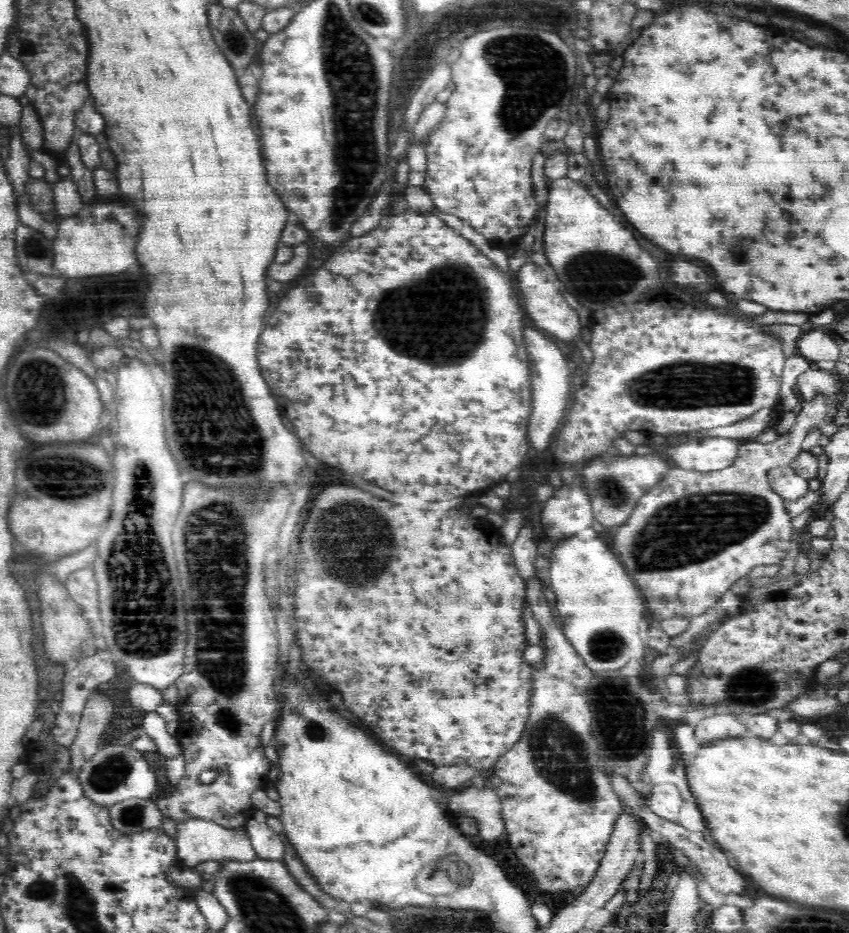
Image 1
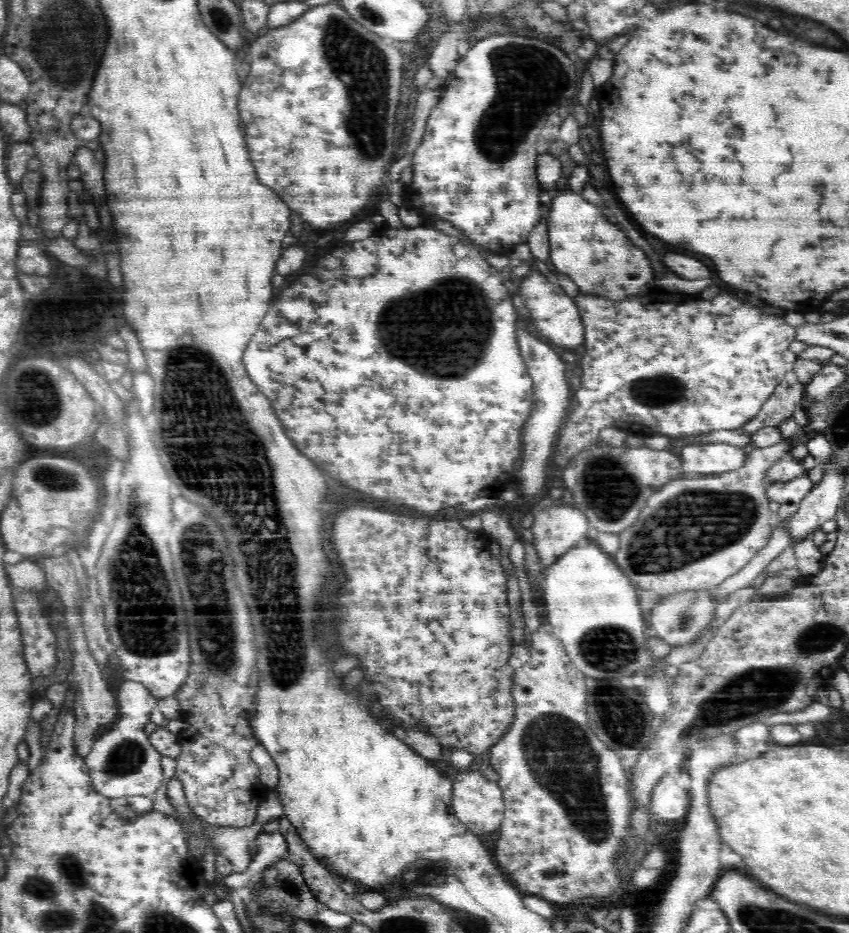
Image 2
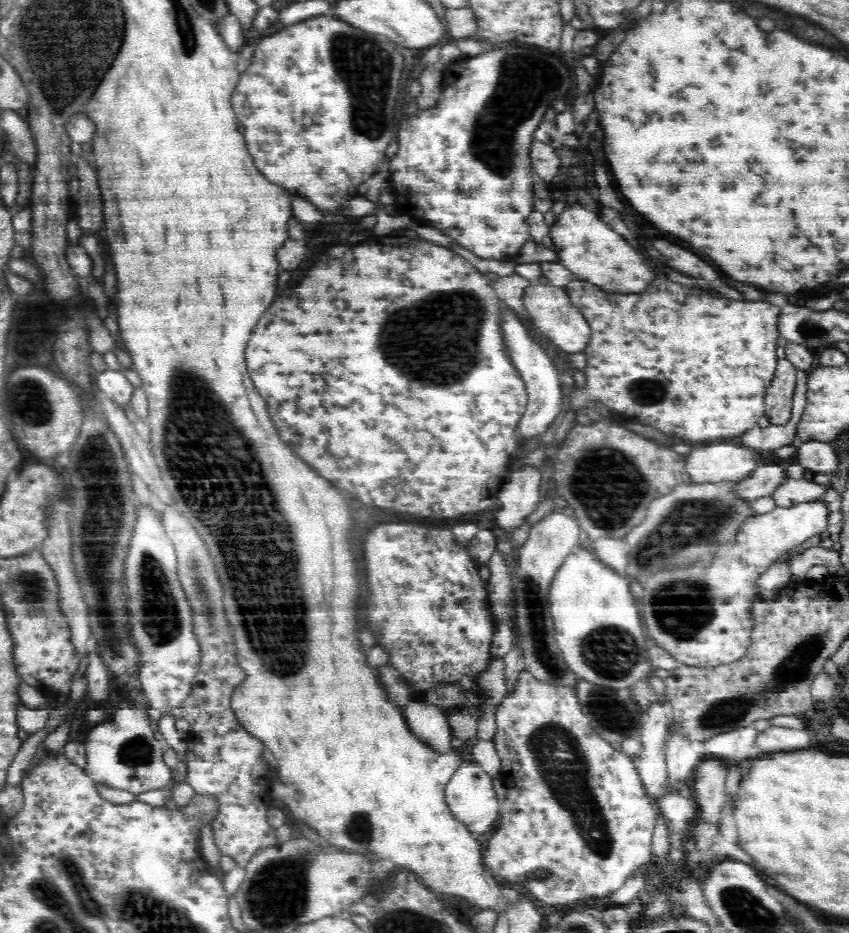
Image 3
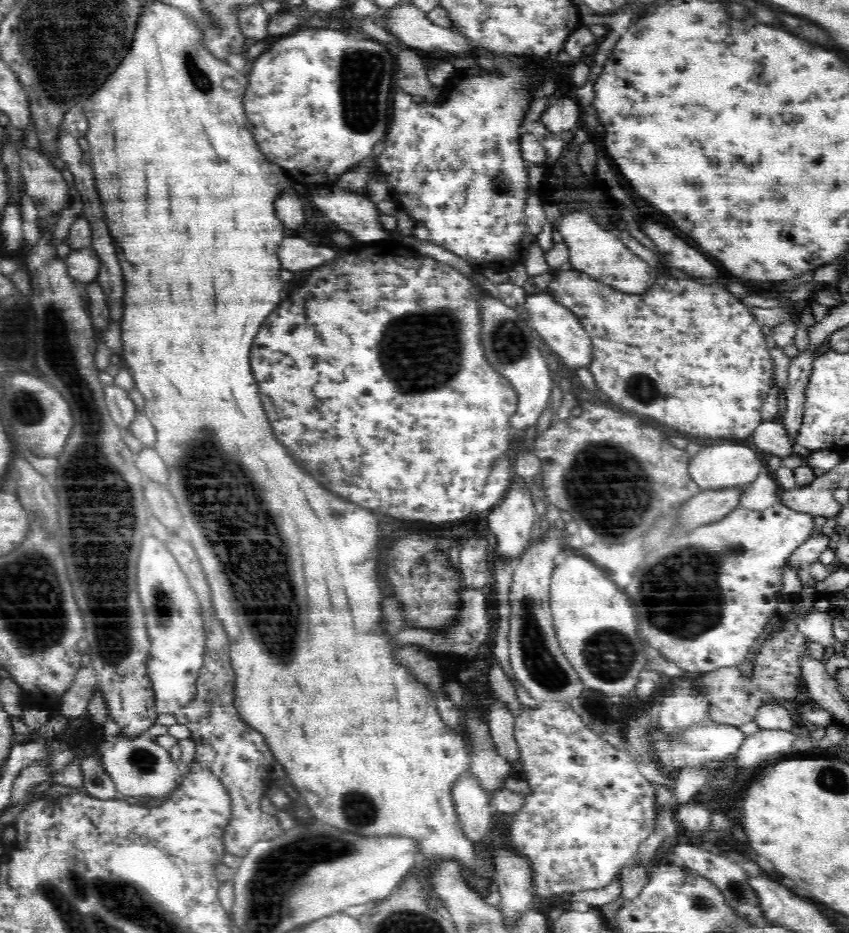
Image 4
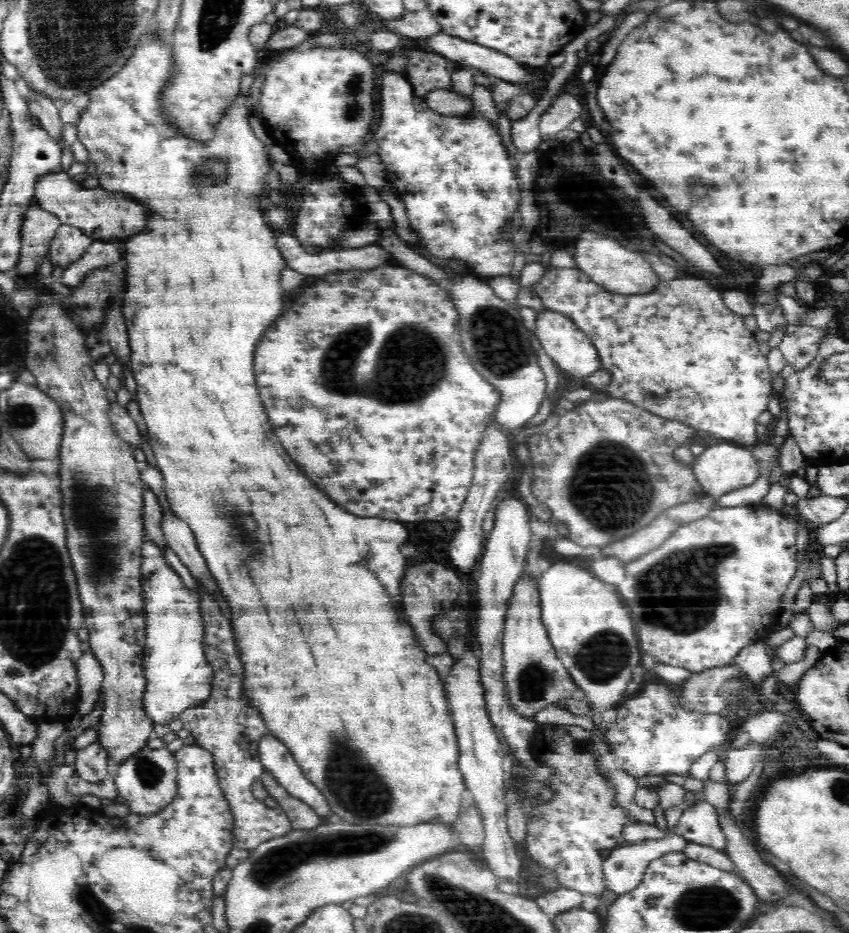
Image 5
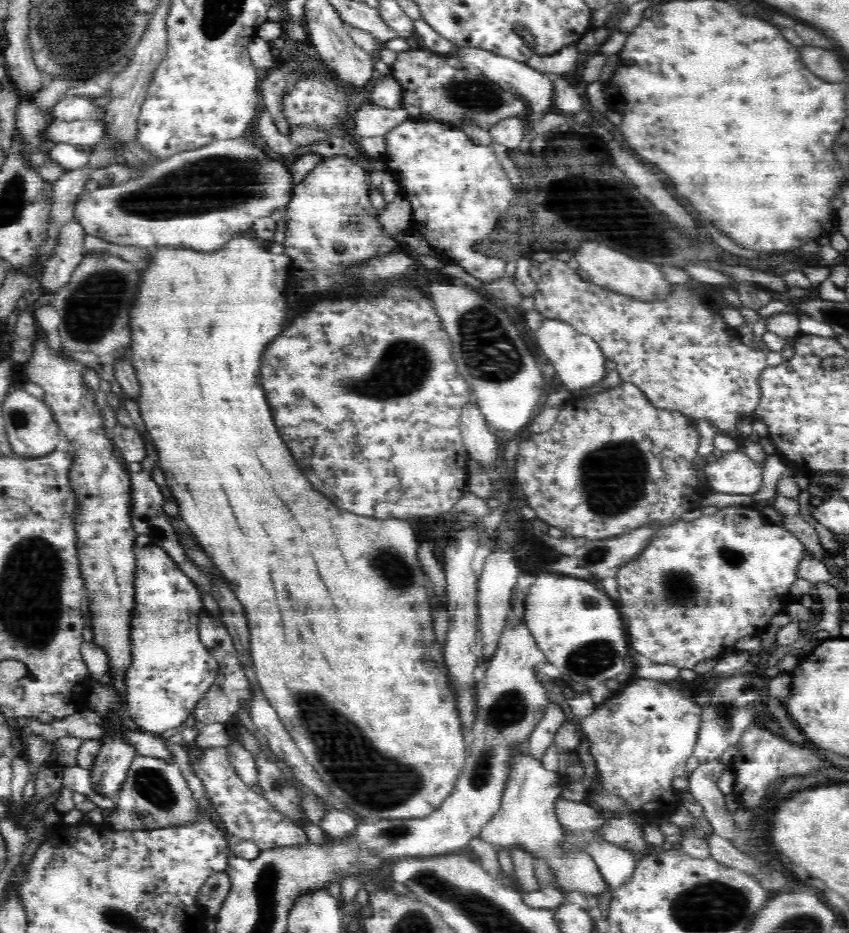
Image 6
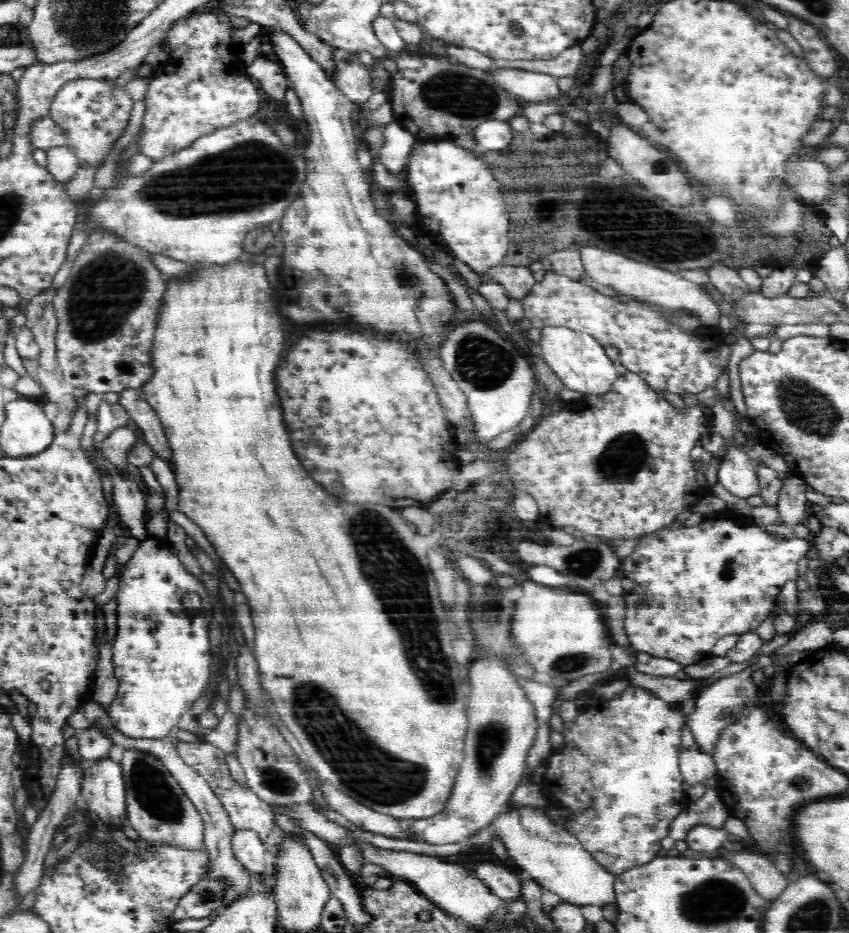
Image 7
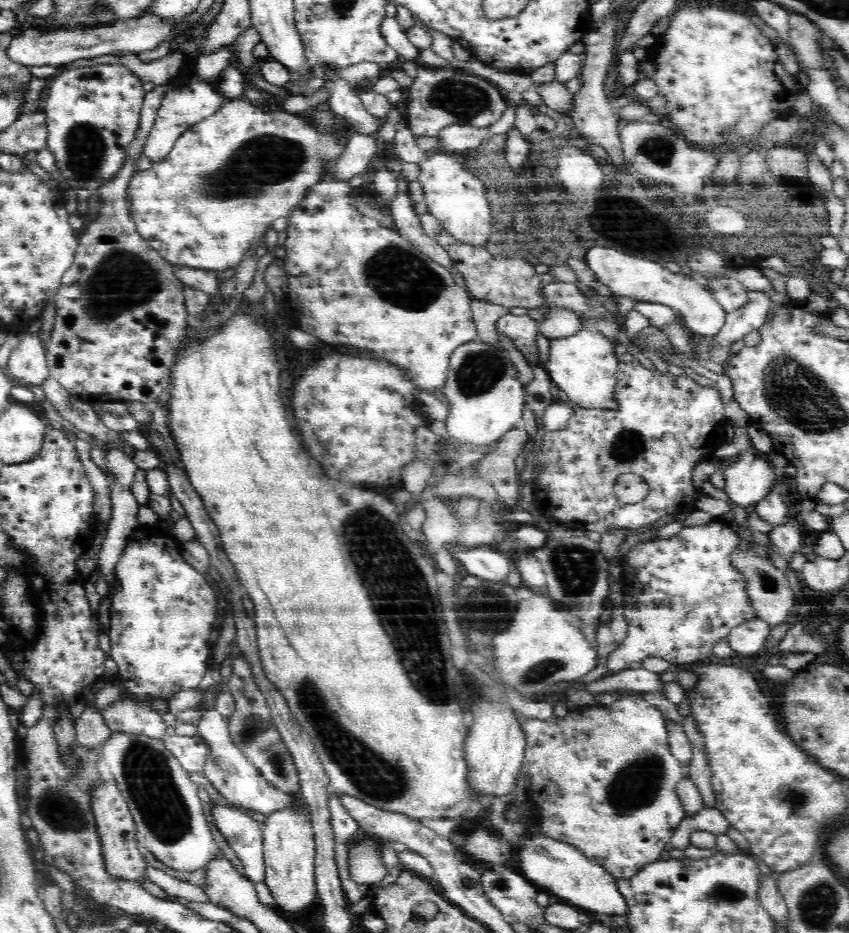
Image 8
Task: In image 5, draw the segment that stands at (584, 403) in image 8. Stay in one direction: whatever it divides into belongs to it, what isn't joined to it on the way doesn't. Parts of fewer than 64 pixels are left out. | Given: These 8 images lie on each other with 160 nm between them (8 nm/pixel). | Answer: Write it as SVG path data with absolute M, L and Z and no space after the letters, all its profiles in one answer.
M546 310L538 313L535 334L554 364L568 372L572 380L585 381L601 369L601 358L593 341L582 333L568 317Z

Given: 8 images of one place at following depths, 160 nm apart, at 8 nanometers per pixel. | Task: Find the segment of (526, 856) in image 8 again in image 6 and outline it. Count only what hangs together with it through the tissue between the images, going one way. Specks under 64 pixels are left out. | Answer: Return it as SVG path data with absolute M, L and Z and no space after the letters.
M524 755L514 763L514 772L504 791L498 814L480 830L478 839L488 845L524 851L535 860L537 866L545 867L553 876L555 887L562 895L580 892L597 896L612 891L612 885L604 879L595 860L580 848L569 848L569 836L557 820L554 802L561 796L564 786L555 772L545 770L540 763Z

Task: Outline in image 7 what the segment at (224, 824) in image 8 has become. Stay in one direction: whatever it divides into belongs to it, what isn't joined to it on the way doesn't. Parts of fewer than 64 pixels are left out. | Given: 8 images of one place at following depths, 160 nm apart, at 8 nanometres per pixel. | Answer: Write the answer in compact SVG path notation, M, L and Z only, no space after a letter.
M236 828L231 845L236 860L244 865L248 873L262 875L266 870L266 850L270 849L259 834L251 828Z

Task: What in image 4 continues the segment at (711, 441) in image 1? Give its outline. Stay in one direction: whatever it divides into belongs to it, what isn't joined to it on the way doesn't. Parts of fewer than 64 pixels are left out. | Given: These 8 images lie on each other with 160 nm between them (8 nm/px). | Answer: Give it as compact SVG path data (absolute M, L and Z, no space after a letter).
M720 442L712 446L702 446L689 464L690 476L702 491L750 486L751 482L756 480L758 472L760 472L760 461L758 461L756 450L736 442Z

